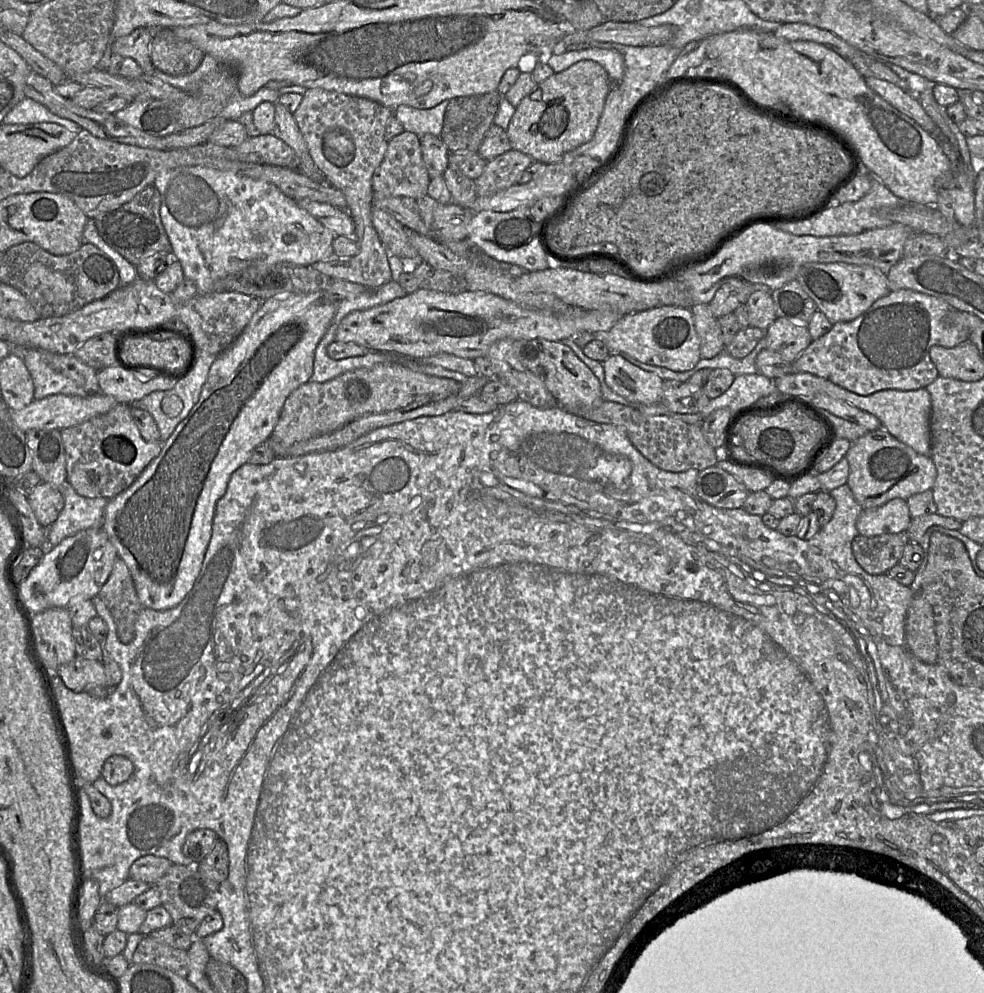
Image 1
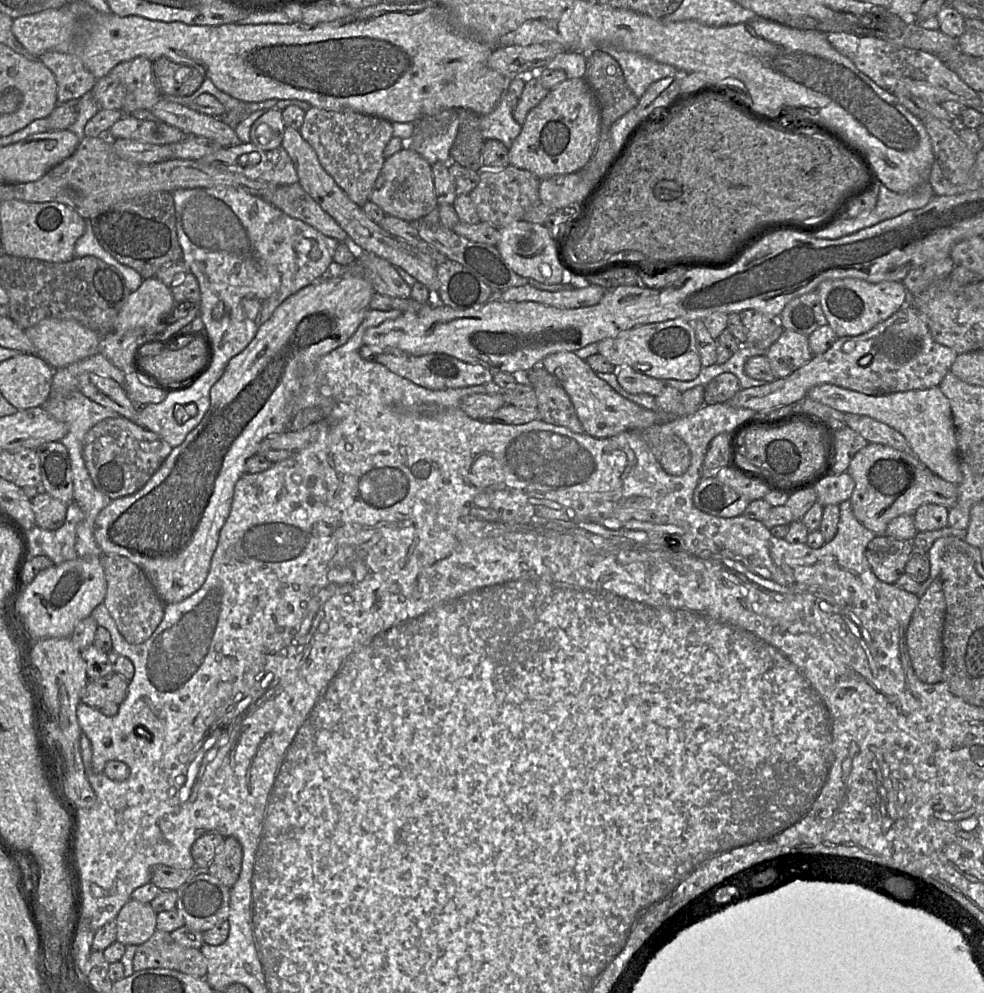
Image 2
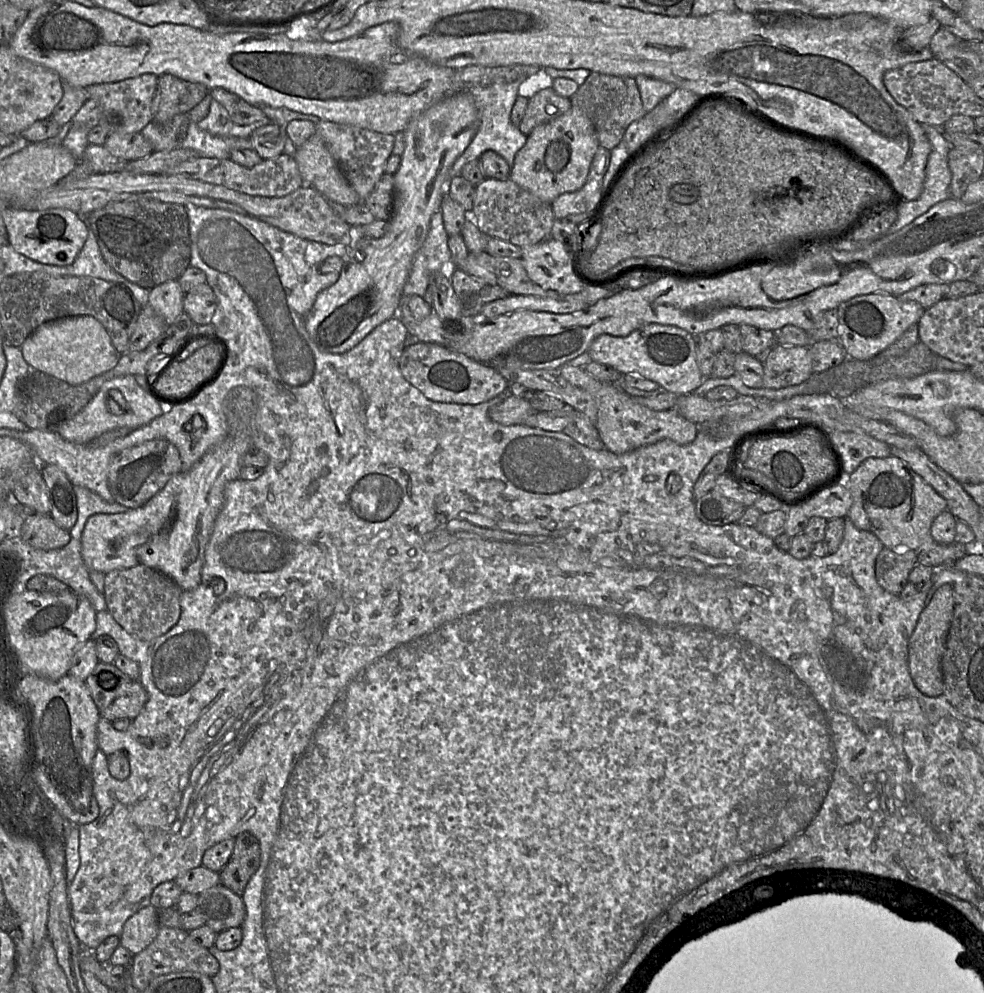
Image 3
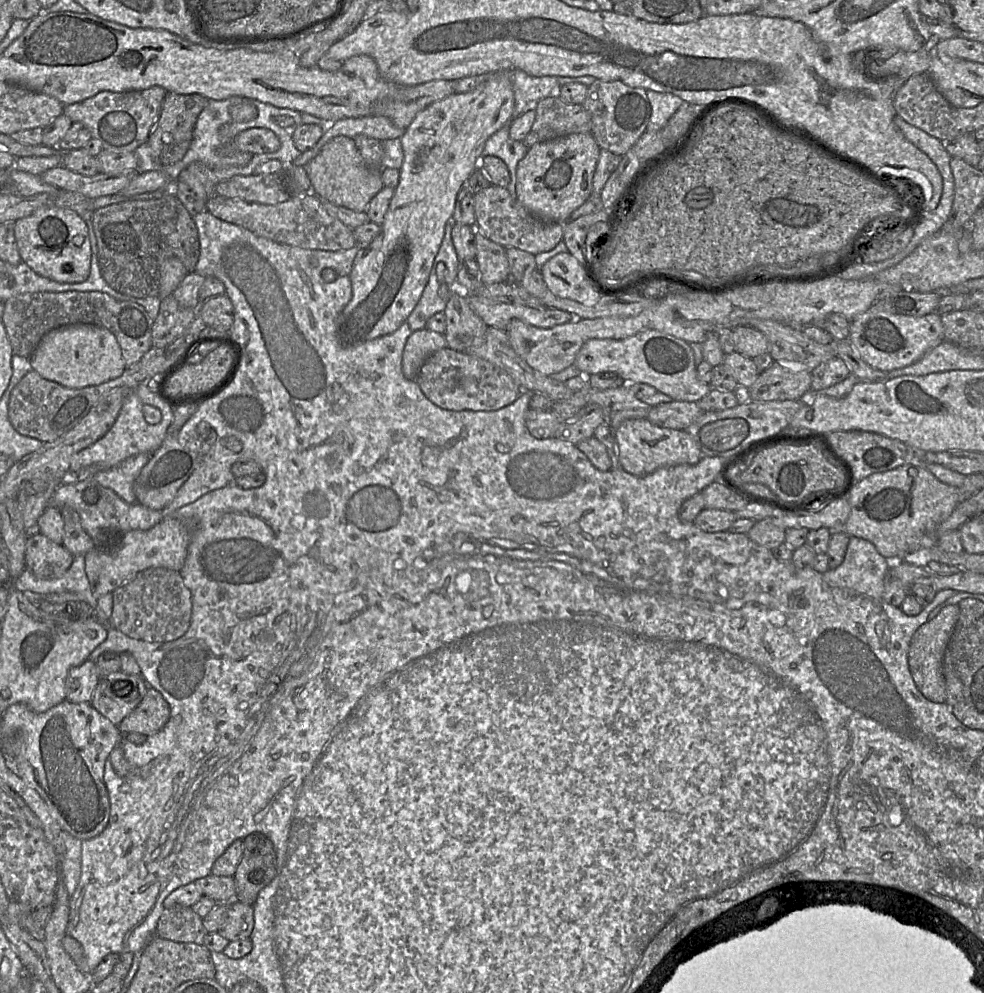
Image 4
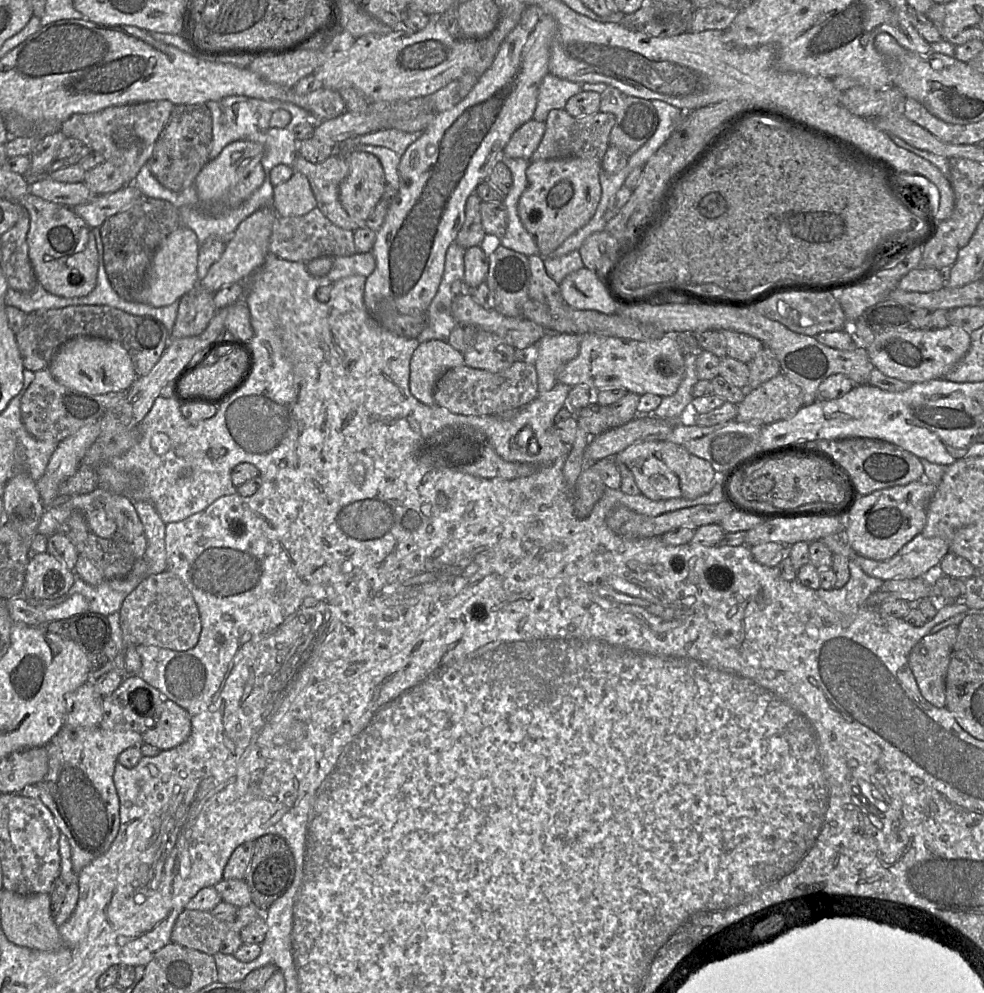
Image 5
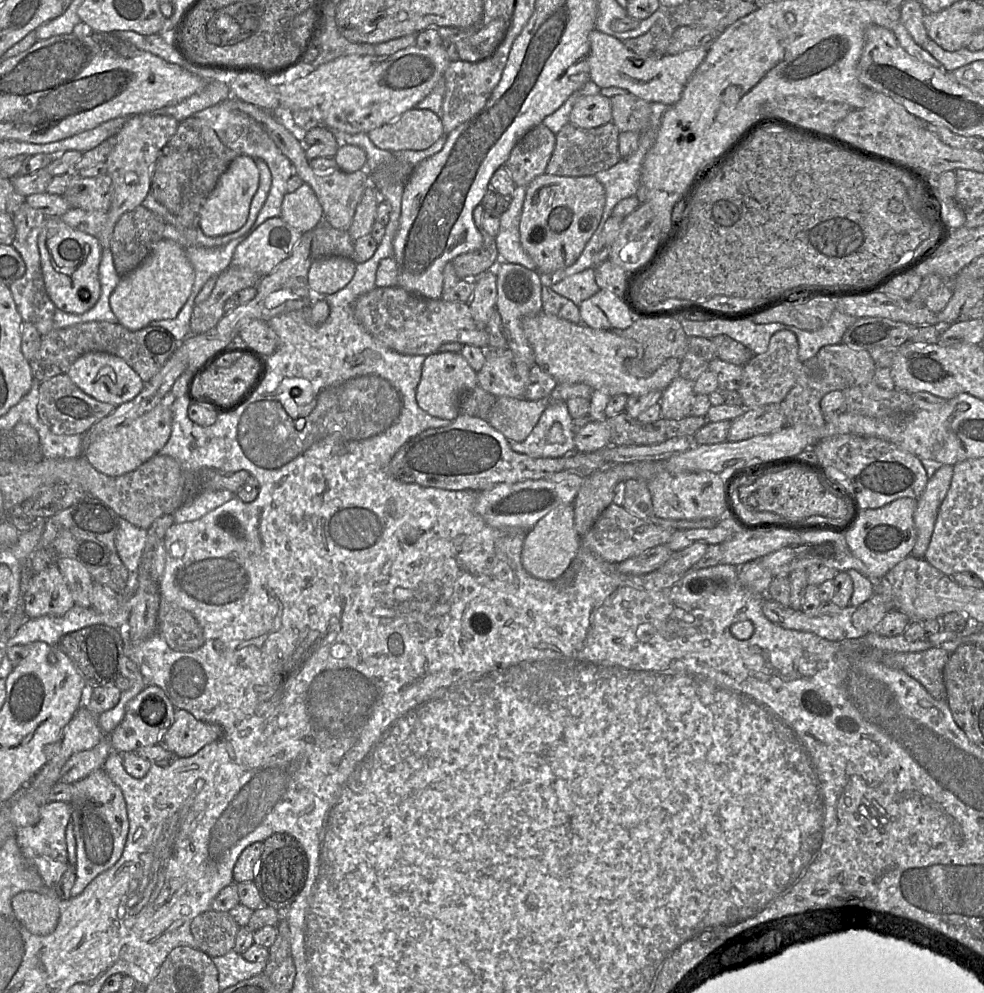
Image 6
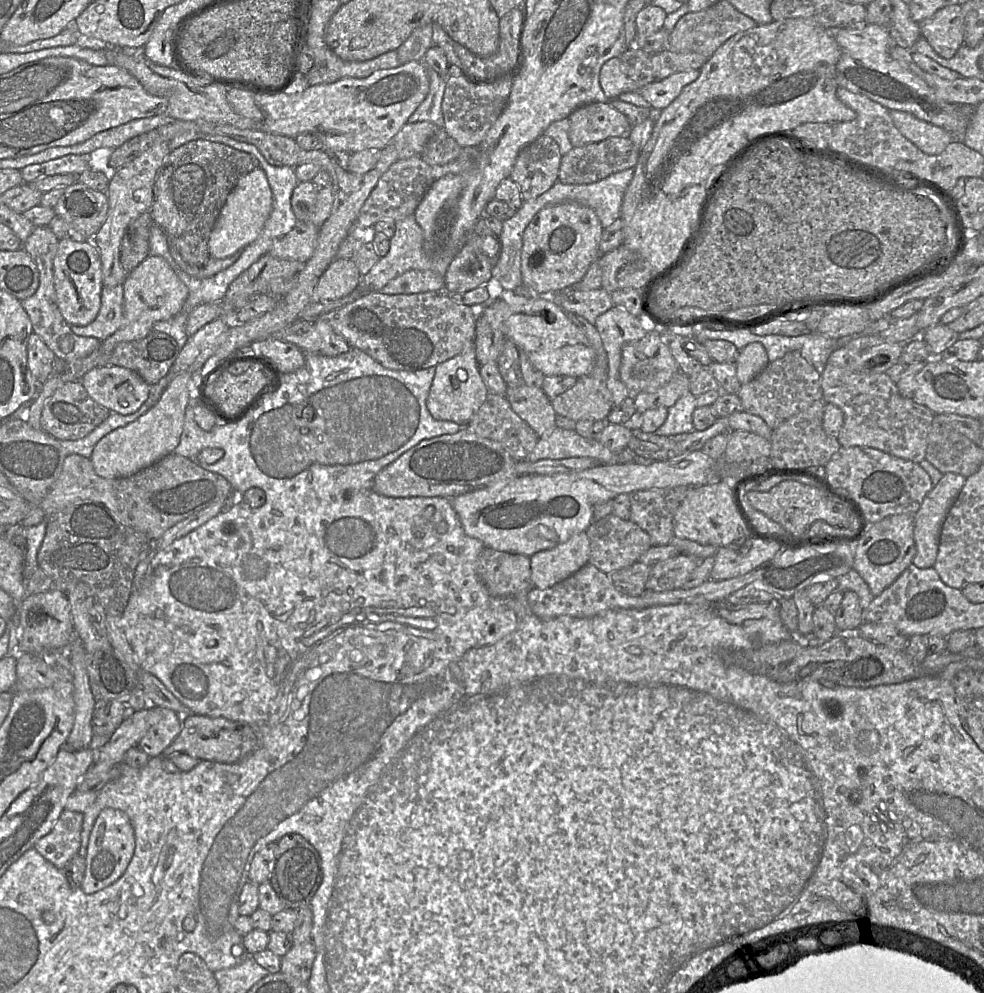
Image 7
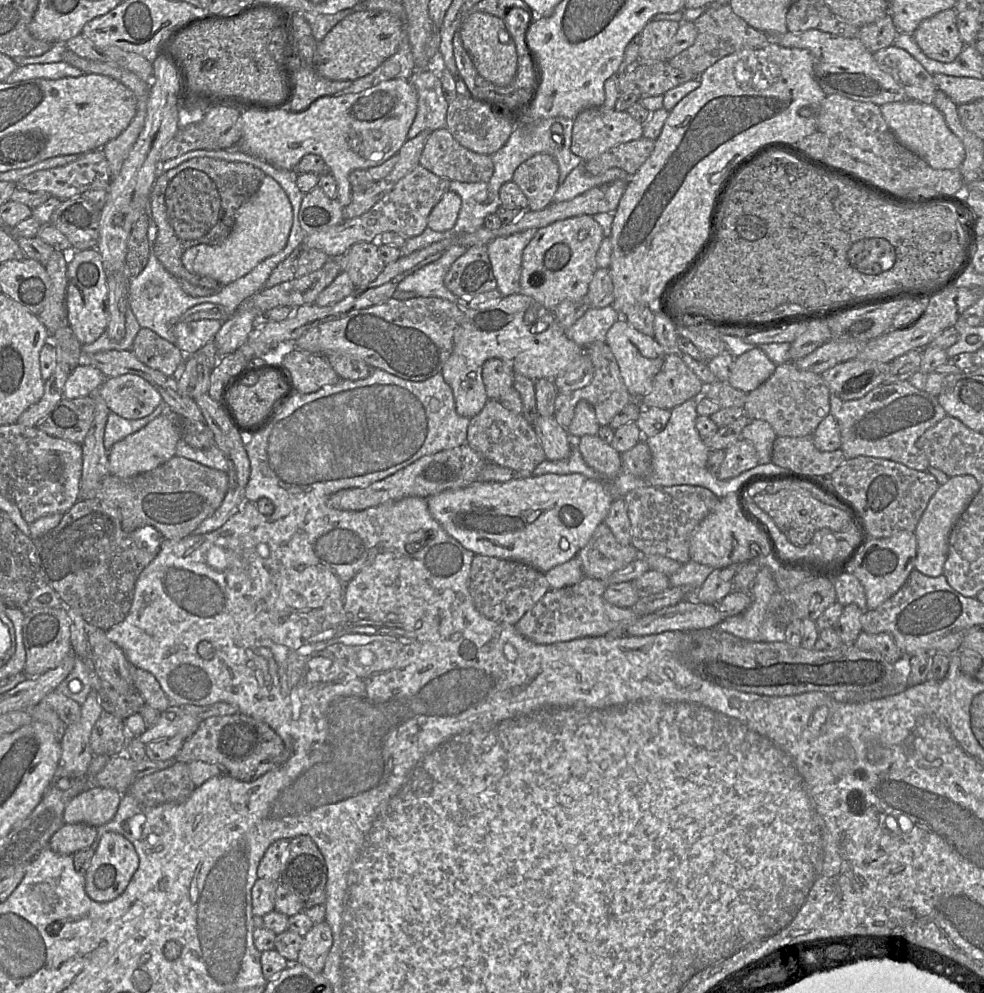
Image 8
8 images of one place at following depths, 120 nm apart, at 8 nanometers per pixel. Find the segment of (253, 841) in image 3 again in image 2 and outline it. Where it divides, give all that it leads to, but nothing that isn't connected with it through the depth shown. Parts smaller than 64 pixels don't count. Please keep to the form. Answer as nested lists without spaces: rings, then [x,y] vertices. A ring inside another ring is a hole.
[[[226,837],[219,846],[207,872],[224,886],[232,888],[242,868],[242,846],[236,838]]]

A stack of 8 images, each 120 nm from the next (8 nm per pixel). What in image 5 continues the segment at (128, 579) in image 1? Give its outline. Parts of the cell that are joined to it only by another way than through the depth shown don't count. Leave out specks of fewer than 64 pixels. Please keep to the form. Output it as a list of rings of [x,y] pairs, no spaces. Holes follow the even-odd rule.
[[[168,570],[146,577],[124,599],[118,613],[125,648],[132,643],[185,651],[199,641],[201,621],[197,605],[187,587]]]

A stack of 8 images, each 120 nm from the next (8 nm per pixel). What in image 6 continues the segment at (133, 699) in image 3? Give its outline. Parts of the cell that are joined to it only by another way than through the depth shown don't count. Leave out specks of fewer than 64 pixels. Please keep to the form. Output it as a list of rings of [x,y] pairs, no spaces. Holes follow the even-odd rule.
[[[176,709],[174,722],[160,738],[158,745],[177,757],[189,757],[222,737],[220,725],[197,720],[188,711]]]

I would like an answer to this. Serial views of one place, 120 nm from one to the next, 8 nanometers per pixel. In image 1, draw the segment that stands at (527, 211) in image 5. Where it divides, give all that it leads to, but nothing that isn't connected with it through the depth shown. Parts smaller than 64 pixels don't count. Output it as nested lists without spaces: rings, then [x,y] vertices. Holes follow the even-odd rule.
[[[581,60],[566,70],[555,72],[538,85],[538,89],[522,99],[515,108],[507,128],[512,149],[523,152],[534,161],[551,164],[559,162],[565,153],[590,141],[597,129],[605,100],[611,88],[611,79],[606,70],[592,60]]]

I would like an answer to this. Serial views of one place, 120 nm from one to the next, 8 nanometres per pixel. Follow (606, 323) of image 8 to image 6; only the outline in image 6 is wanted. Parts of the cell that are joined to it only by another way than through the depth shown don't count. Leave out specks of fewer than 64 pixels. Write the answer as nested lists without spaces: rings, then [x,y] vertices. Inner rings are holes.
[[[591,268],[568,276],[553,284],[551,288],[557,294],[572,301],[576,306],[579,306],[600,290]]]

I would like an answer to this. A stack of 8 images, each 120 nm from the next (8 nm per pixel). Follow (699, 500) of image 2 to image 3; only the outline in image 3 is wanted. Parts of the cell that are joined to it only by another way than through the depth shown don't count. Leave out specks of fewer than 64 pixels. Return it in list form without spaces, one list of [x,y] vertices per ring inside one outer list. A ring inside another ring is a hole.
[[[712,490],[695,501],[697,517],[702,522],[714,526],[737,523],[746,508],[743,504]]]

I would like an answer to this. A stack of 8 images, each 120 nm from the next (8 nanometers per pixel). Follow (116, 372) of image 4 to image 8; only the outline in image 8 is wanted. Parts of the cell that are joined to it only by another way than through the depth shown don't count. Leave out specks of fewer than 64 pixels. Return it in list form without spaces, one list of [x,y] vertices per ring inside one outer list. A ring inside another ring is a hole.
[[[133,374],[107,377],[97,392],[111,412],[126,419],[148,417],[163,403],[161,393],[151,383]]]

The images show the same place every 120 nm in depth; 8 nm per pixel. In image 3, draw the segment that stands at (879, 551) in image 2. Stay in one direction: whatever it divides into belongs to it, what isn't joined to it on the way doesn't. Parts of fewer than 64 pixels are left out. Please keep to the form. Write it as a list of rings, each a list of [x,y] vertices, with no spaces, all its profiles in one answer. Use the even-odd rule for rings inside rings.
[[[883,548],[875,563],[875,576],[886,591],[899,595],[917,564],[917,553],[911,549]]]

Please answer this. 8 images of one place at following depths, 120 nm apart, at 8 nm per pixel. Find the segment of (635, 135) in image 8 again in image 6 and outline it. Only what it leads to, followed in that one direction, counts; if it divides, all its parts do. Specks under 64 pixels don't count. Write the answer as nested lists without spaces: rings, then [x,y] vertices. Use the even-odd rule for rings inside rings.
[[[601,94],[583,96],[573,105],[570,123],[582,129],[591,129],[612,122],[610,99]]]

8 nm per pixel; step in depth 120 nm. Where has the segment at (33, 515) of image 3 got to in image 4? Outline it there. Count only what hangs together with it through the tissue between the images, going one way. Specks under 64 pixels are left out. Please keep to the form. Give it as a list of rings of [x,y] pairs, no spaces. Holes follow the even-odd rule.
[[[42,533],[29,534],[25,551],[26,568],[37,578],[60,578],[69,569],[73,555],[64,547],[48,539]]]

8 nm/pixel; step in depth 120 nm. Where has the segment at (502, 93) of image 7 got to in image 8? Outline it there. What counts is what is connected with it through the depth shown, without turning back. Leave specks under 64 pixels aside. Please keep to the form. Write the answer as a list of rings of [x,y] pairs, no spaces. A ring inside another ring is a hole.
[[[458,94],[448,102],[446,128],[461,146],[474,153],[492,156],[507,143],[515,127],[506,115],[493,111],[484,101],[470,95]]]

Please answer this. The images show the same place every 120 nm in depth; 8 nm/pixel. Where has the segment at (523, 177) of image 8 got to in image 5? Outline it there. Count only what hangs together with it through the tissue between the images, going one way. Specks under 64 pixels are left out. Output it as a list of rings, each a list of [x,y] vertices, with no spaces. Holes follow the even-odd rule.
[[[534,118],[530,119],[512,134],[504,148],[504,154],[510,158],[529,160],[539,146],[545,128],[545,122],[539,122]]]

